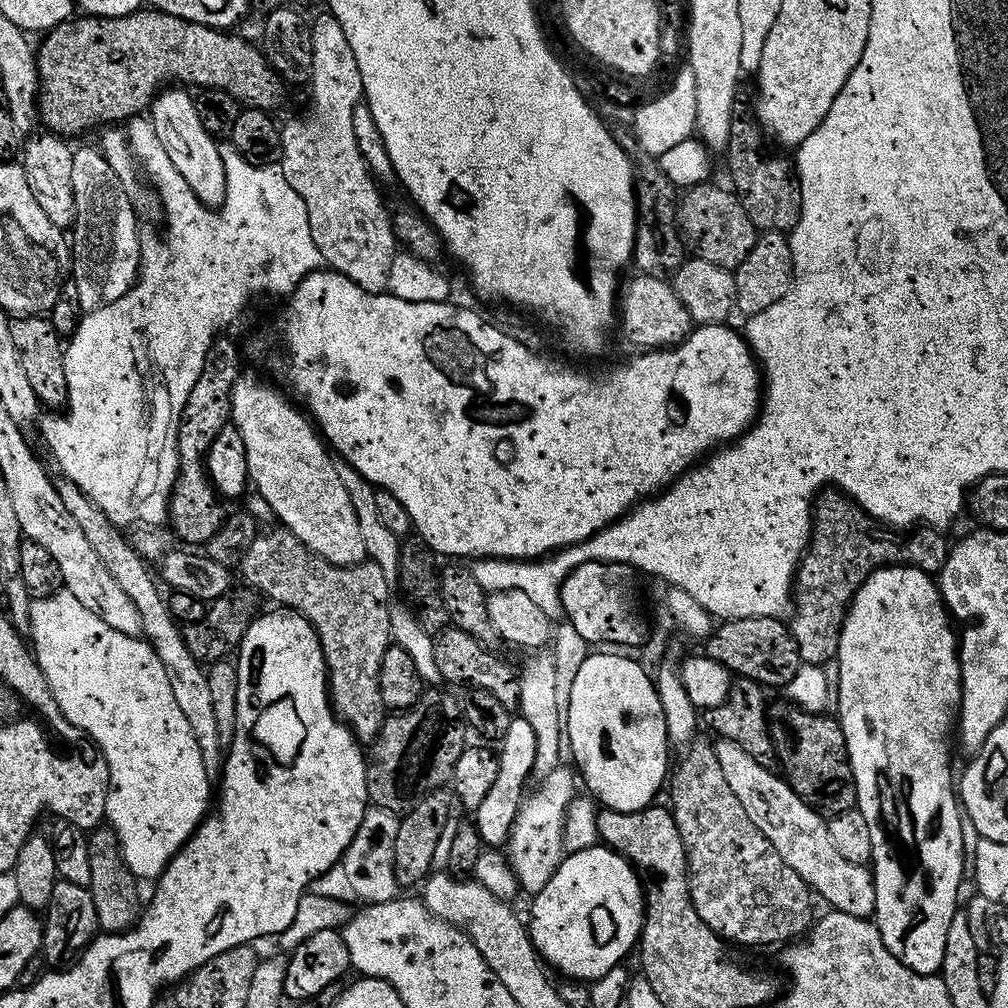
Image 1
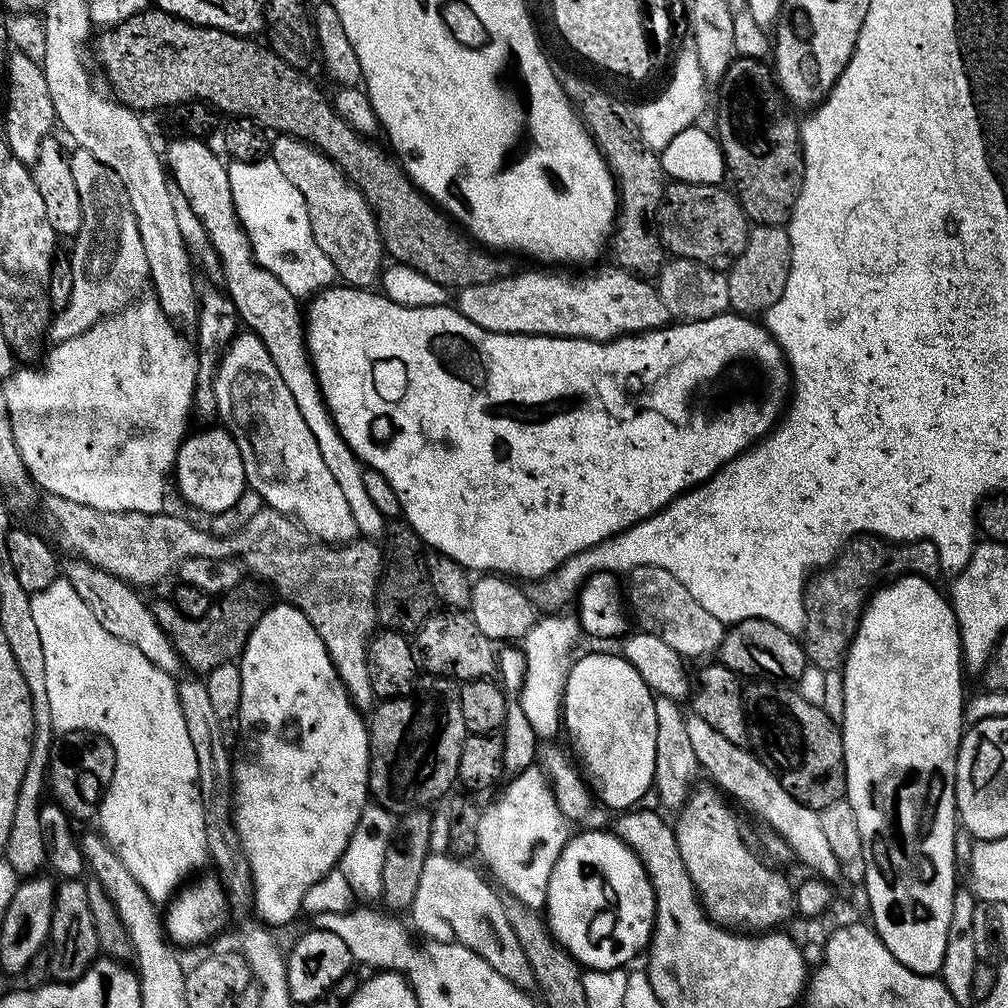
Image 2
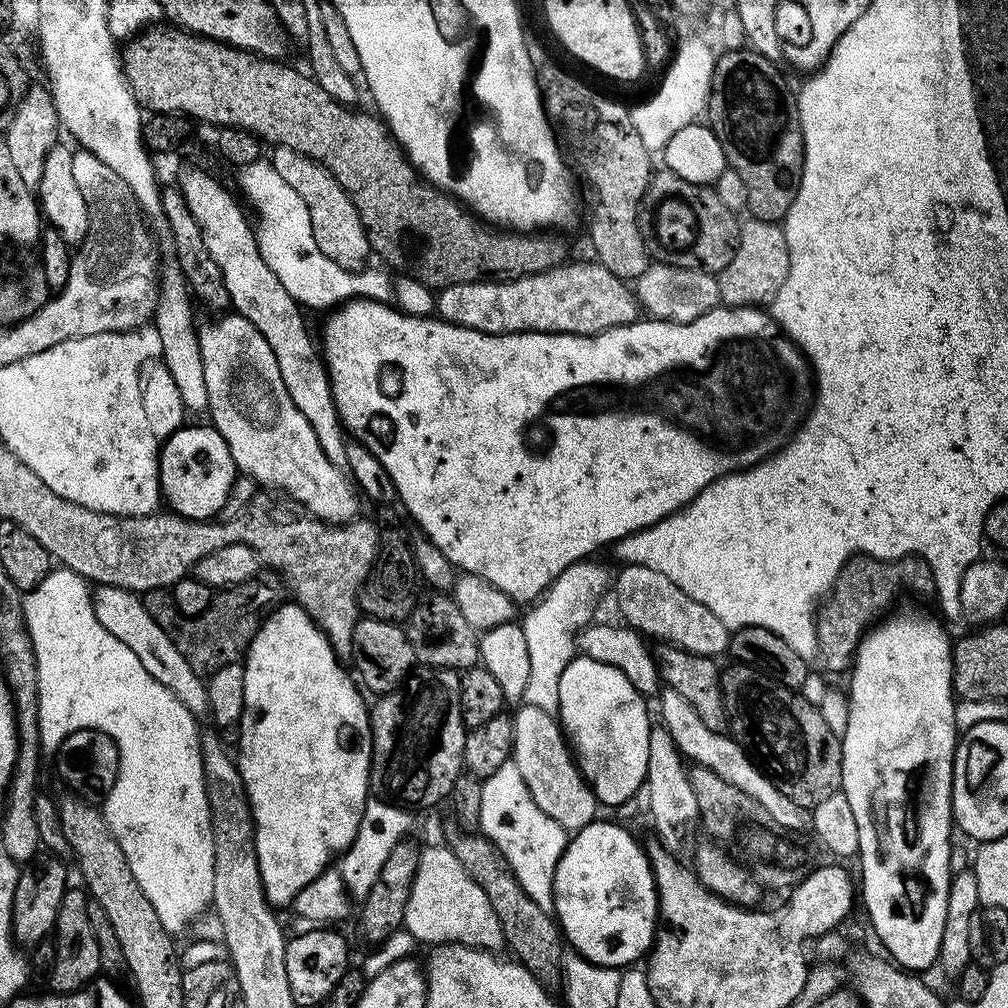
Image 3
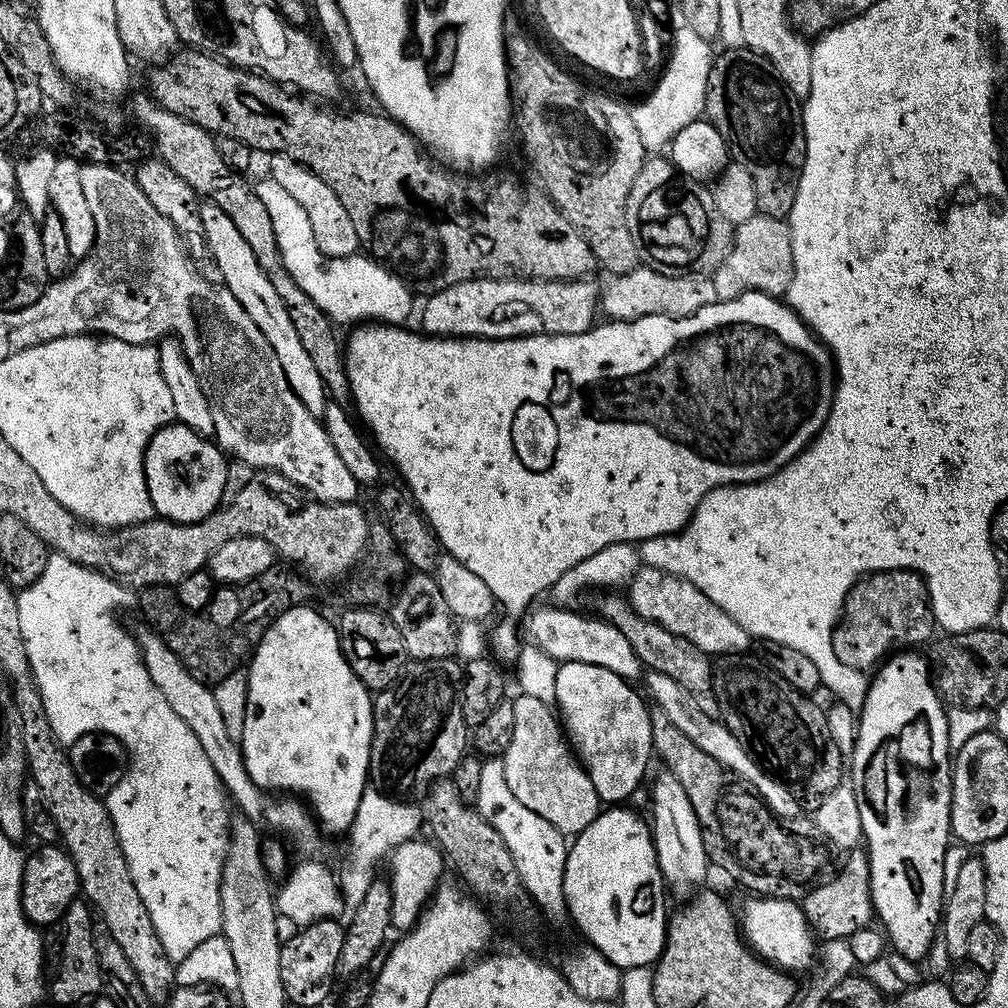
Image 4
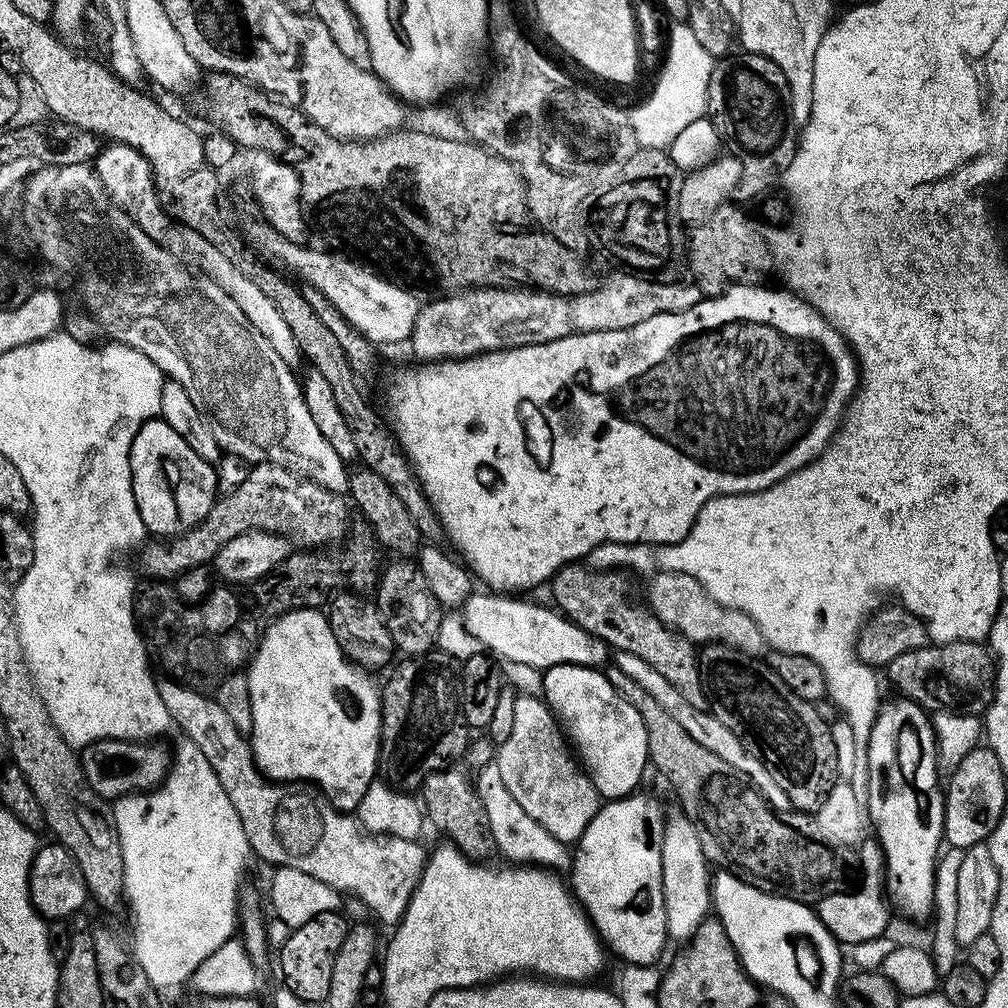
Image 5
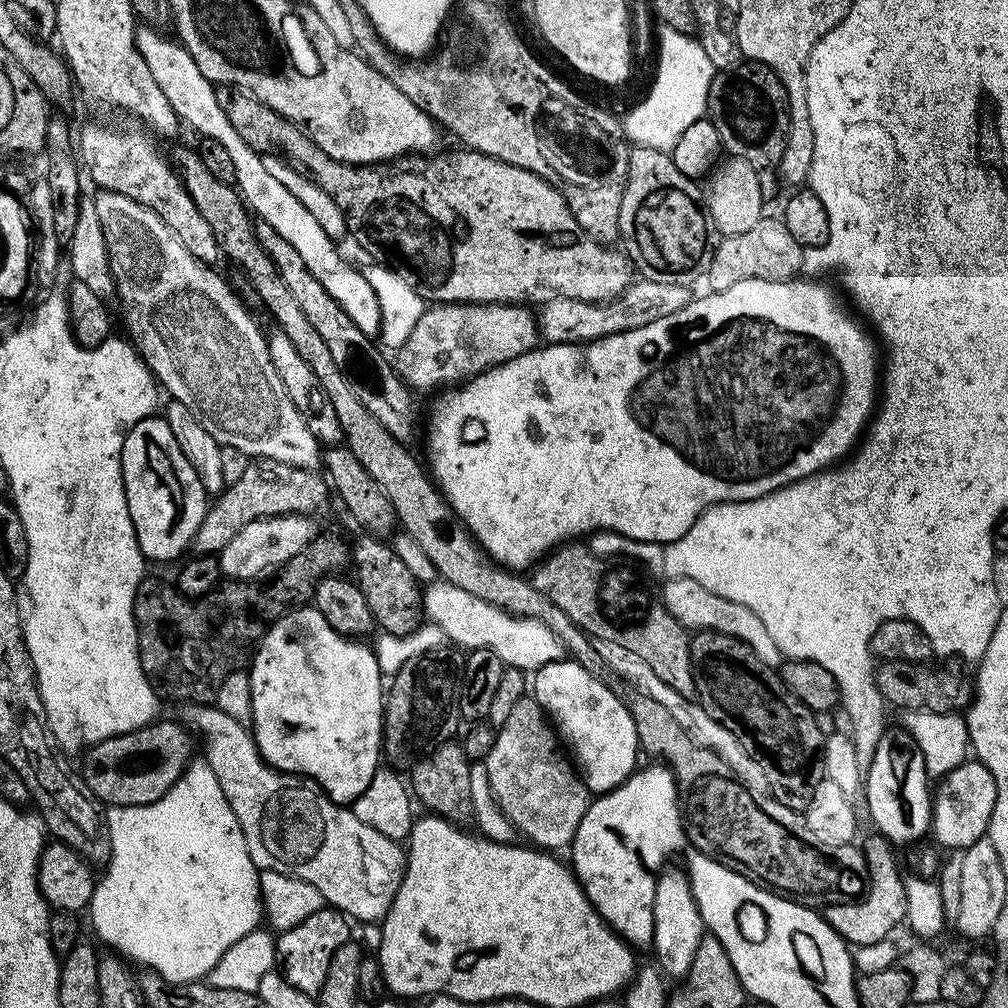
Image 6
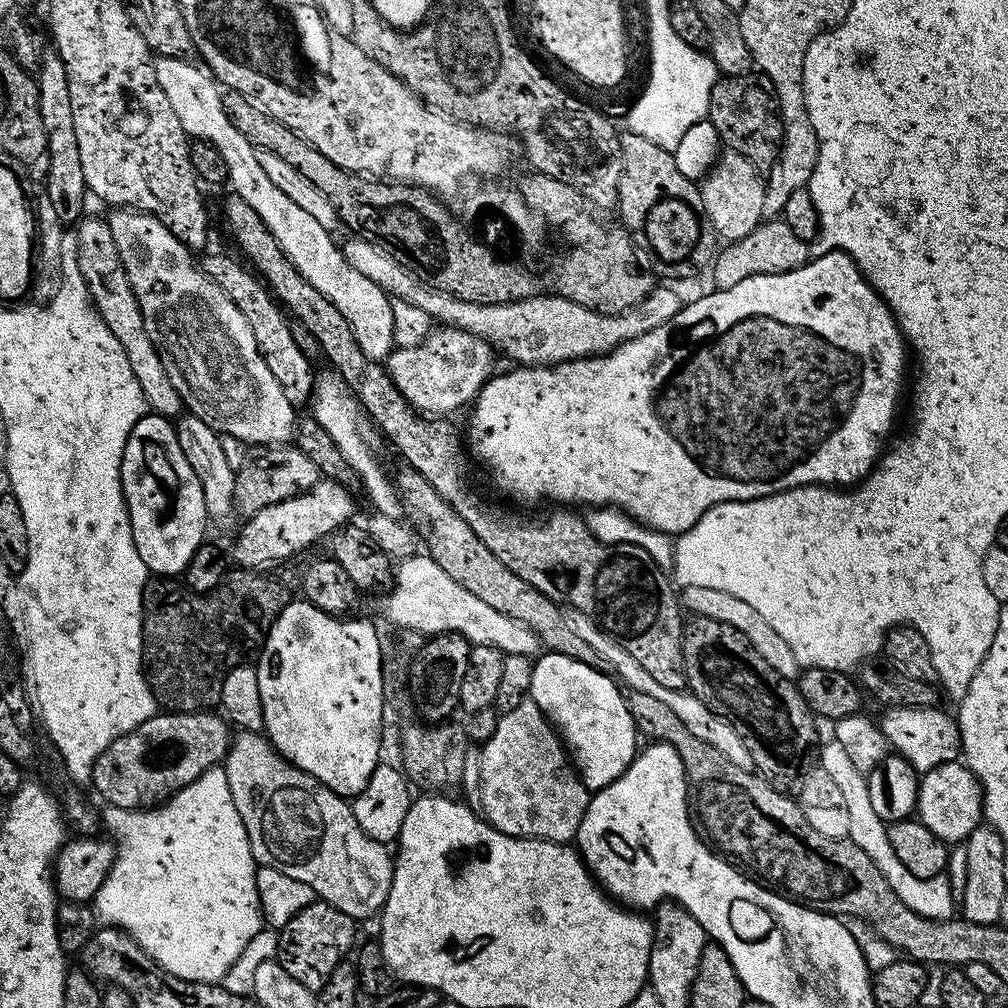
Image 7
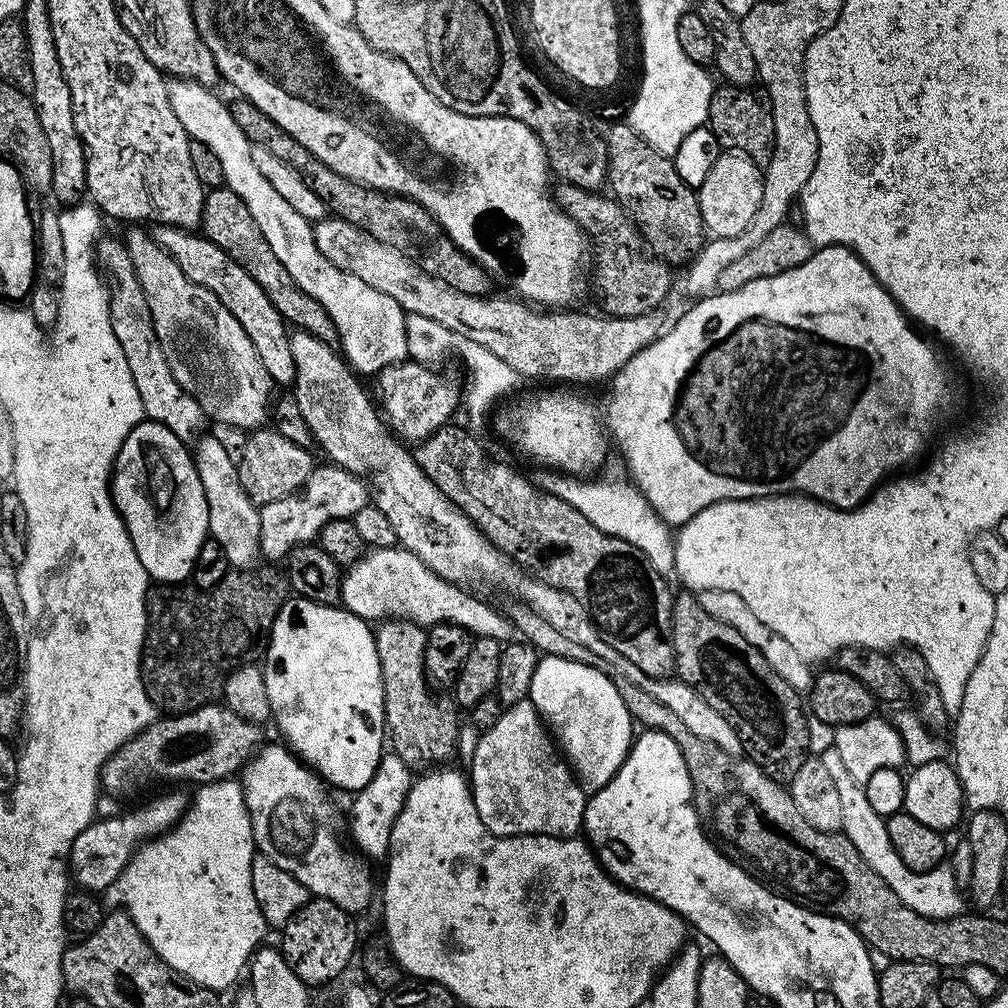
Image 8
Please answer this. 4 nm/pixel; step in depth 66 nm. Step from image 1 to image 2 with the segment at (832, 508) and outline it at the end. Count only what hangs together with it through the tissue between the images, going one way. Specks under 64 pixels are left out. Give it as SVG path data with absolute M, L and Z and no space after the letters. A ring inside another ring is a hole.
M853 538L847 541L836 559L819 569L804 590L802 643L809 665L823 670L839 669L843 665L848 645L860 625L860 613L877 586L897 576L936 578L941 572L942 554L929 540L889 542L883 538Z

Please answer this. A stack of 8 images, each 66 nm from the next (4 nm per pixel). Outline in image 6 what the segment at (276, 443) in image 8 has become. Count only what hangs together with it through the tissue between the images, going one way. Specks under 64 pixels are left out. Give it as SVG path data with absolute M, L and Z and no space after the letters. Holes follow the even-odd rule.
M253 459L238 482L227 485L211 501L202 526L198 526L191 547L200 554L218 554L242 530L242 526L267 516L294 516L316 514L330 496L330 485L319 471L310 468L295 468L277 460Z

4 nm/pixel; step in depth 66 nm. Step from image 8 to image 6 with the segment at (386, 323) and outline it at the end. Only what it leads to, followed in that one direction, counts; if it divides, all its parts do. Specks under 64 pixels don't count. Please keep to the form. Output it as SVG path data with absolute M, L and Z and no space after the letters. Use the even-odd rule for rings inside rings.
M248 145L244 148L242 162L232 162L235 170L235 185L240 191L247 205L267 224L275 228L282 238L294 246L294 250L301 255L310 270L310 274L318 279L318 282L326 288L327 293L338 301L339 305L353 318L354 324L363 333L374 336L379 333L381 312L377 289L373 288L371 282L348 261L344 260L333 244L333 237L326 234L326 230L316 221L314 214L303 206L300 199L296 198L282 182L271 177L263 166L261 153L254 151ZM271 210L271 212L270 212Z

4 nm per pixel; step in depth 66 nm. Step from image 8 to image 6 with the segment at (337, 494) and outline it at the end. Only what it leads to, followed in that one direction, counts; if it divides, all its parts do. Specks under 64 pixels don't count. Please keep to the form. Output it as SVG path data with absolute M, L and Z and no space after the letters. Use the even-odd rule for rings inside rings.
M308 514L267 516L242 526L242 530L238 530L238 534L234 534L234 538L230 538L230 542L226 542L226 546L218 553L221 573L230 580L259 580L267 577L282 567L287 560L294 558L294 554L298 554L302 546L309 544L318 535L318 528L312 525L312 520L313 517Z

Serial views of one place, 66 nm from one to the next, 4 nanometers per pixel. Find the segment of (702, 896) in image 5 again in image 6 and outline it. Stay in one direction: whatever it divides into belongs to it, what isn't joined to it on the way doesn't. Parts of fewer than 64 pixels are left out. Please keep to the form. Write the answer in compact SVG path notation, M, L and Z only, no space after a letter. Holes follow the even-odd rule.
M669 867L661 871L656 877L656 893L654 894L654 930L652 931L651 951L656 951L655 963L665 977L673 976L676 982L683 980L685 974L690 970L694 962L694 954L698 954L698 946L706 934L704 919L700 913L700 908L696 904L696 899L692 893L692 887L688 881L687 871Z

